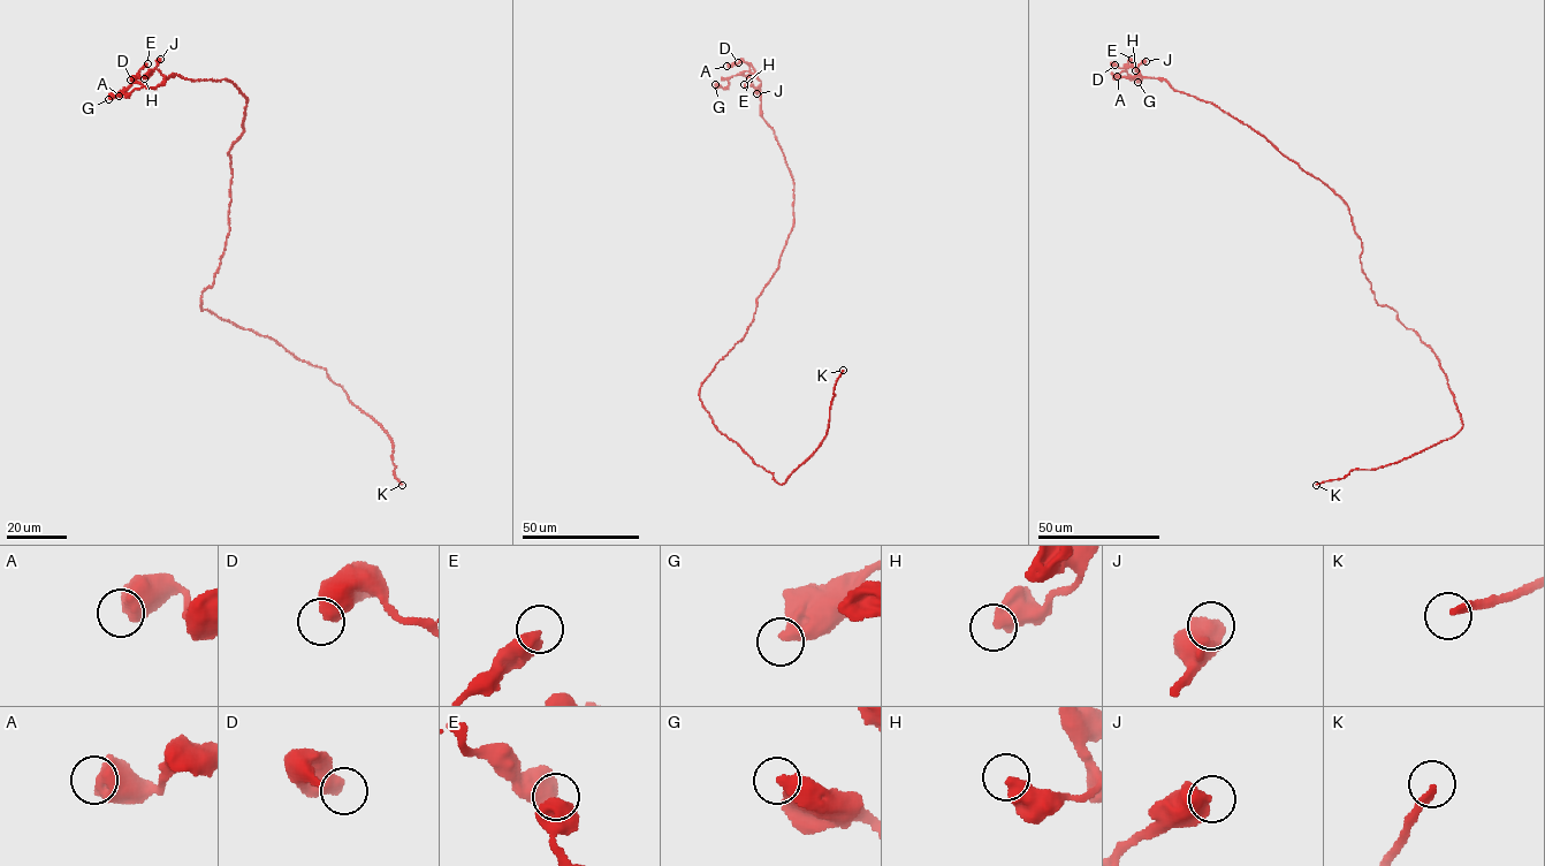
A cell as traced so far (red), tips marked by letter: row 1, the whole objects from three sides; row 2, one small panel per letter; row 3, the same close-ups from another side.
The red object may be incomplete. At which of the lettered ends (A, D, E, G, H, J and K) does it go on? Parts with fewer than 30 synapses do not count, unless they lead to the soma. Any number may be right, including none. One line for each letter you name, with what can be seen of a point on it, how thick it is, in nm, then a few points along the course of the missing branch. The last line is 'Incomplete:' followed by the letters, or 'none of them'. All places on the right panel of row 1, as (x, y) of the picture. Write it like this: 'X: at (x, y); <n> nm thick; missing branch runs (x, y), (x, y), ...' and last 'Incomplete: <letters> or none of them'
K: at (1316, 485); 240 nm thick
Incomplete: K

